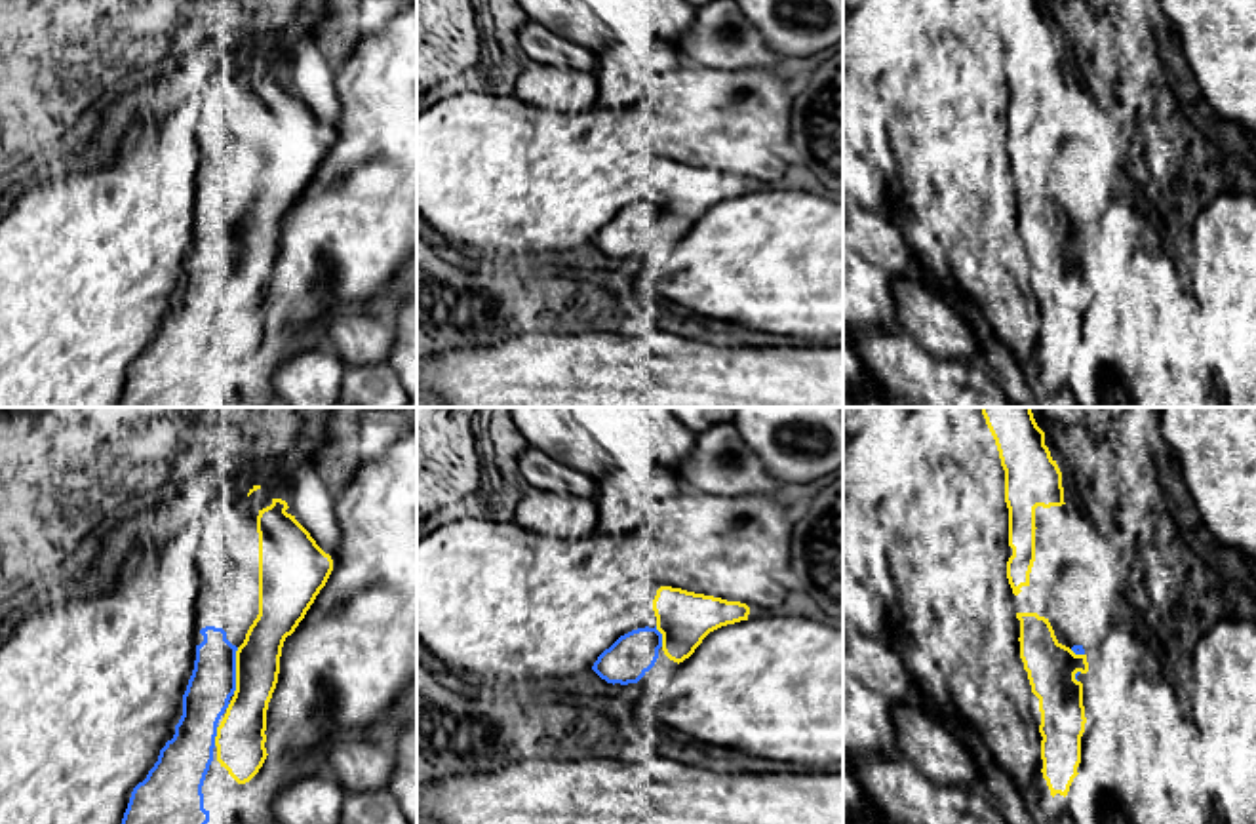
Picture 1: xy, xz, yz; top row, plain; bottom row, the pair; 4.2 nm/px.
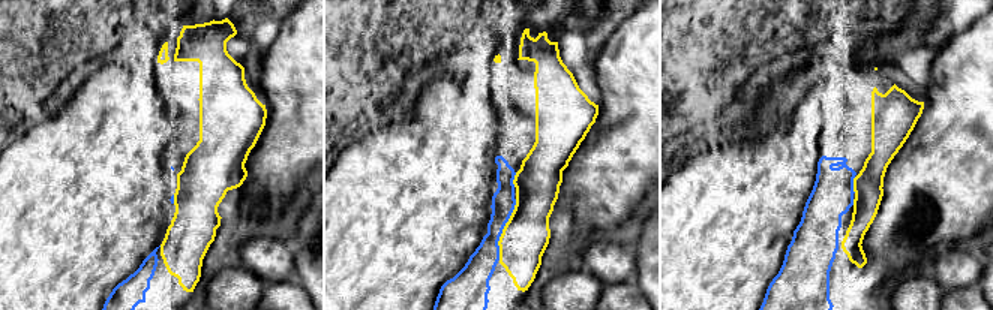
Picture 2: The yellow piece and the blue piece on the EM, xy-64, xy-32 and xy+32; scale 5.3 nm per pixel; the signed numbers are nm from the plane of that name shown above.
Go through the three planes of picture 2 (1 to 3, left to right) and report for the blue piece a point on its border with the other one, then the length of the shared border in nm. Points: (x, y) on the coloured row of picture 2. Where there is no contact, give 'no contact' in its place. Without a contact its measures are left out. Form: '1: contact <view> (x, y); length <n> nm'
1: contact xy-64 (174, 199); length 50 nm
2: contact xy-32 (503, 229); length 340 nm
3: contact xy+32 (854, 184); length 90 nm

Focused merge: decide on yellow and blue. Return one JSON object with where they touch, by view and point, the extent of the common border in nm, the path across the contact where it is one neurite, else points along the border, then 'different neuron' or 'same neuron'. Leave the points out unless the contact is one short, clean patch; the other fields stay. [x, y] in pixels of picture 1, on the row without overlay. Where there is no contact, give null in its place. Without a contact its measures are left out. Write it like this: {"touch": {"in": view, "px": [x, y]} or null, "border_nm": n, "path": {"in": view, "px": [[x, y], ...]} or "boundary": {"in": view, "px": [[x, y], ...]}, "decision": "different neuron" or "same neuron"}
{"touch": {"in": "xy", "px": [236, 244]}, "border_nm": 200, "decision": "same neuron"}

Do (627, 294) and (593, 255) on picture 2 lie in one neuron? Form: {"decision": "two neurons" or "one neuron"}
{"decision": "one neuron"}

